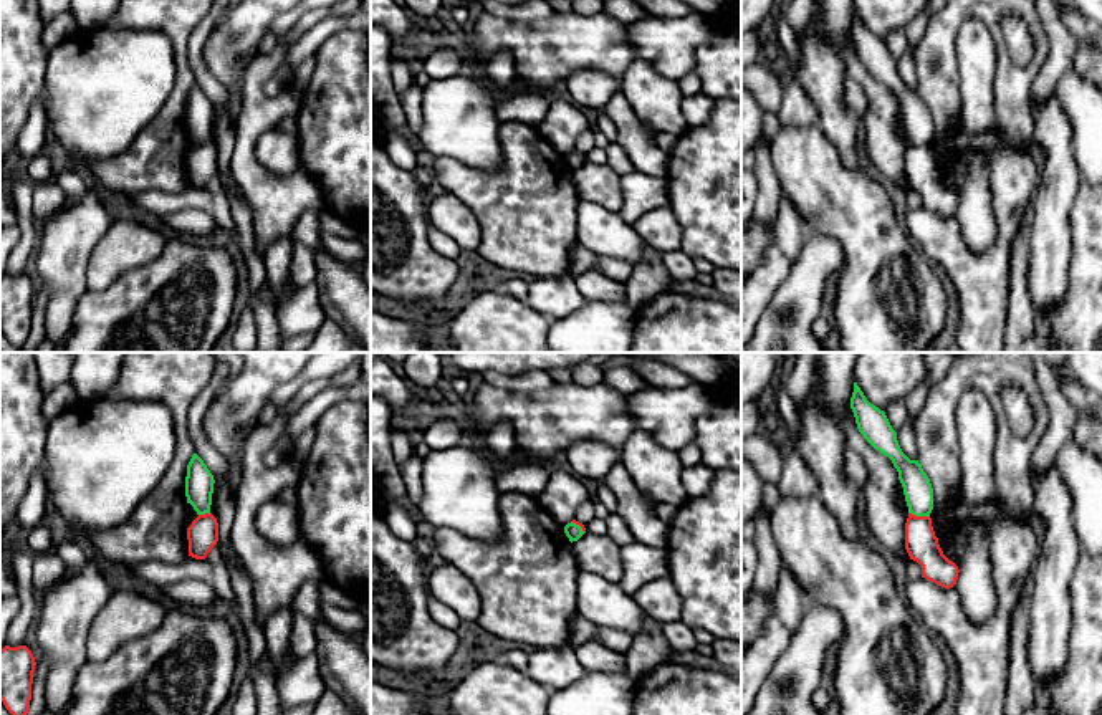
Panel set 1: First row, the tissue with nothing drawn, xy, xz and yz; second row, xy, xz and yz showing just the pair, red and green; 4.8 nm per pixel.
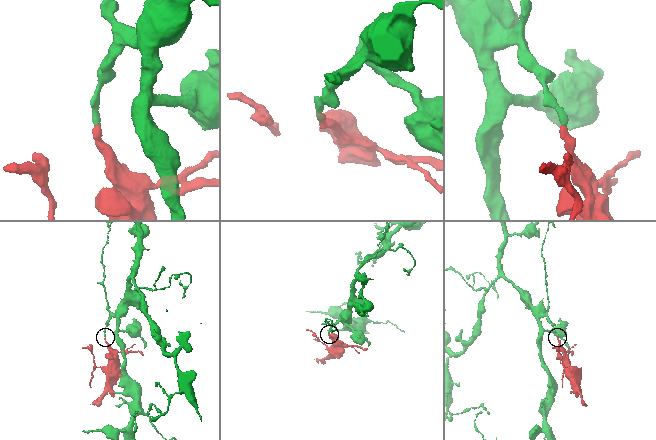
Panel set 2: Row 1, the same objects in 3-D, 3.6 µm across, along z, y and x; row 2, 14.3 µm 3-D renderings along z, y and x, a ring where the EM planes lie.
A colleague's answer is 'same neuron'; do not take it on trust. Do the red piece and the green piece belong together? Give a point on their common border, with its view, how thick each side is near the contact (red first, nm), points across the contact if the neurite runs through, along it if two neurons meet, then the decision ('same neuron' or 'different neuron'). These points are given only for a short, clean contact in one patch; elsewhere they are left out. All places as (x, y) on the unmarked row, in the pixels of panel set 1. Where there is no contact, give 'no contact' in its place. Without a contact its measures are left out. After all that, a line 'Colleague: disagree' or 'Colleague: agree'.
yz (919, 146) | 160/140 nm | along yz (909, 141), (929, 146) | different neuron
Colleague: disagree

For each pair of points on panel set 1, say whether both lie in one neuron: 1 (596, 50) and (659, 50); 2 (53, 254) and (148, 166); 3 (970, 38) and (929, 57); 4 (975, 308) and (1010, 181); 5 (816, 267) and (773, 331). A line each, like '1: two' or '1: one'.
1: two
2: two
3: two
4: one
5: one

